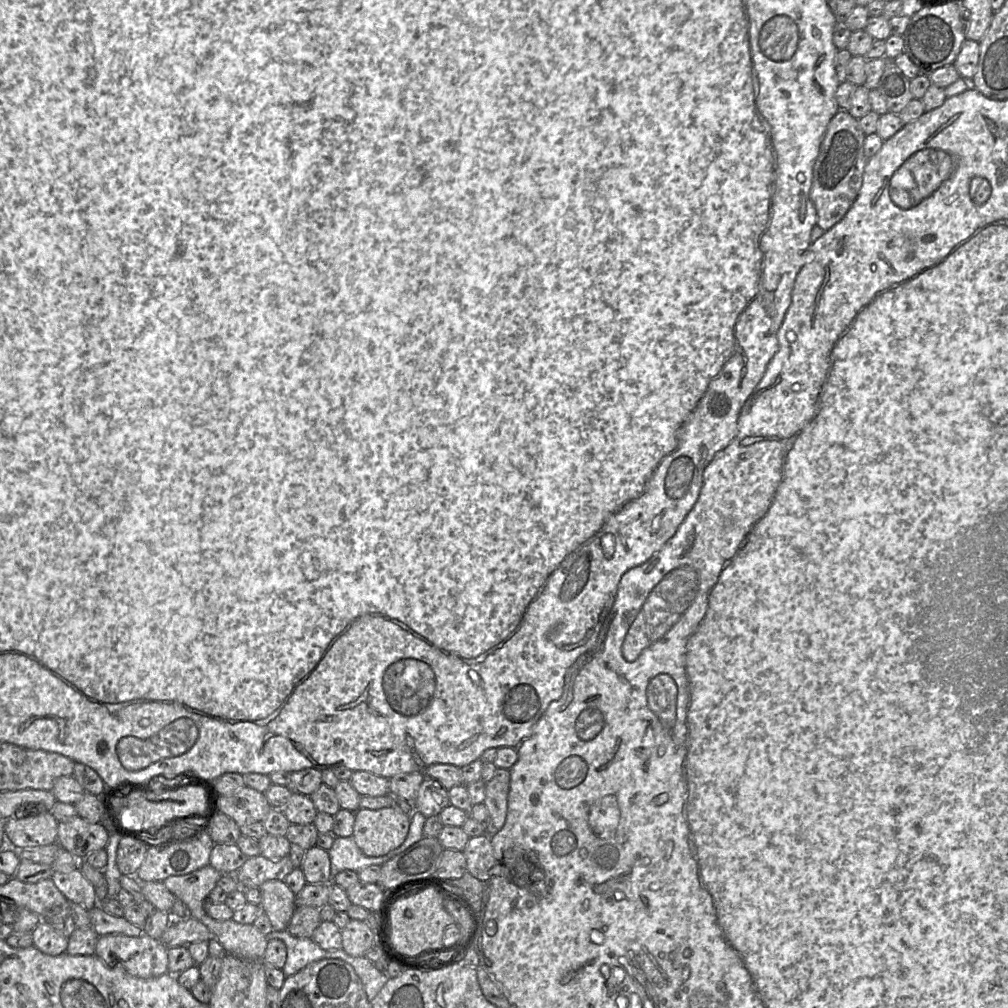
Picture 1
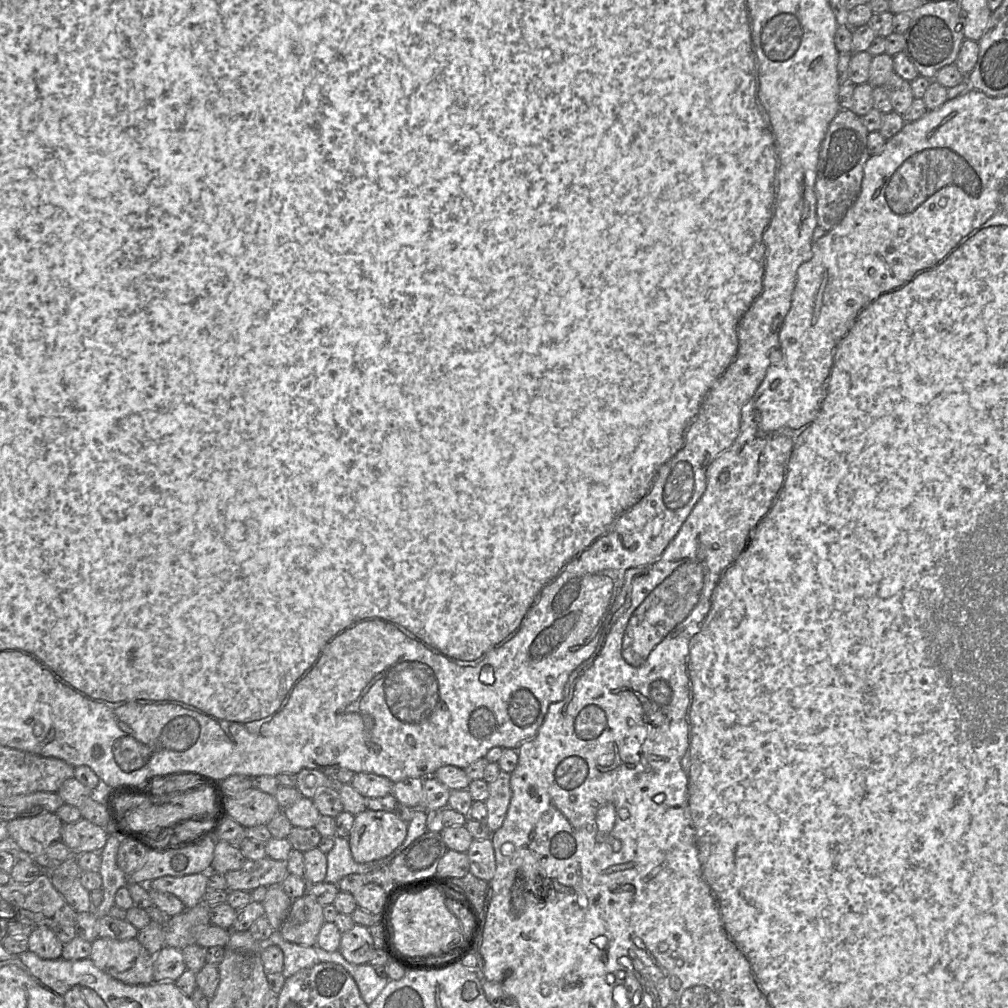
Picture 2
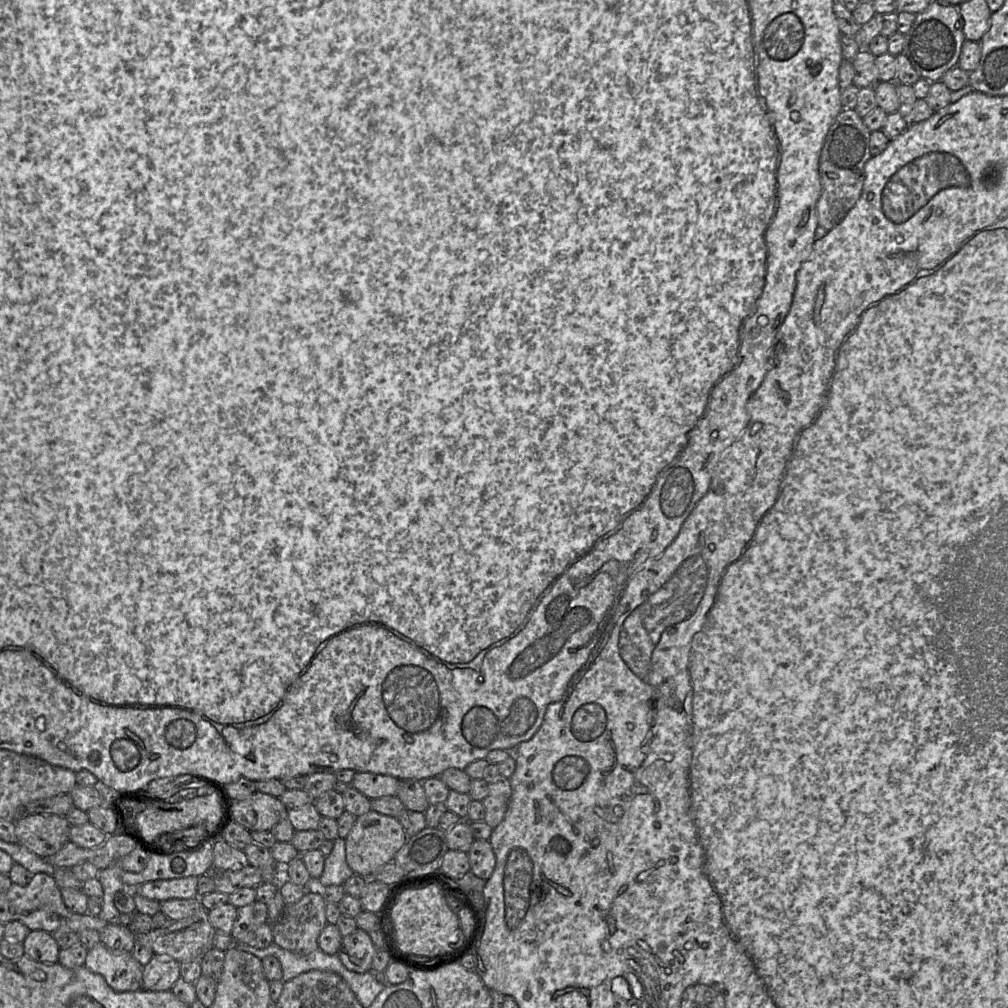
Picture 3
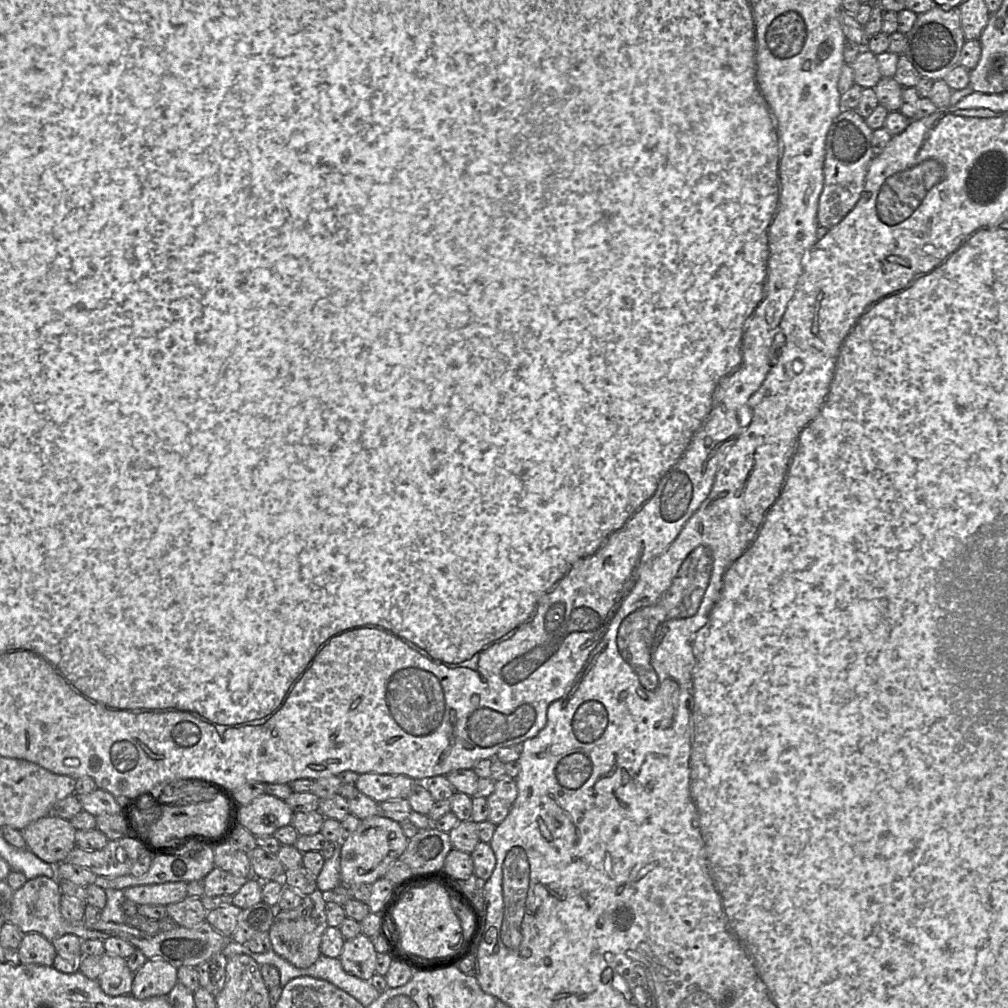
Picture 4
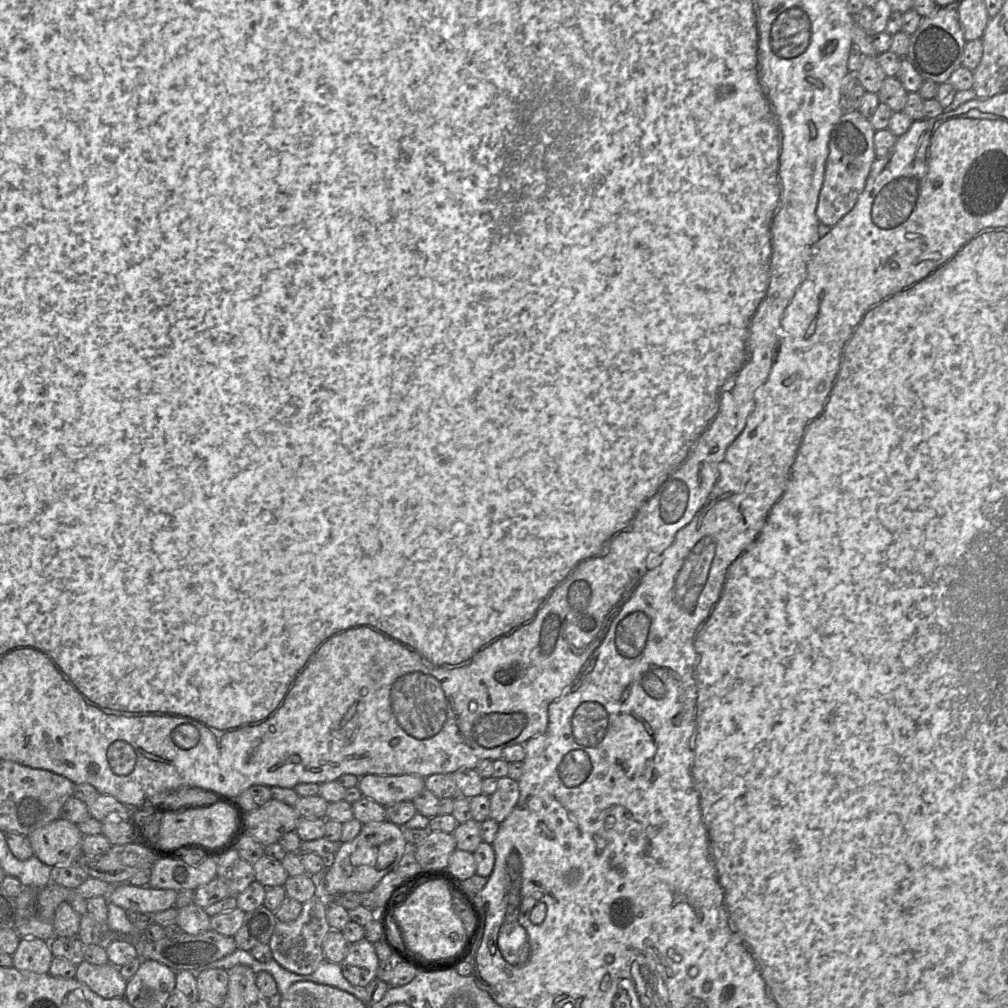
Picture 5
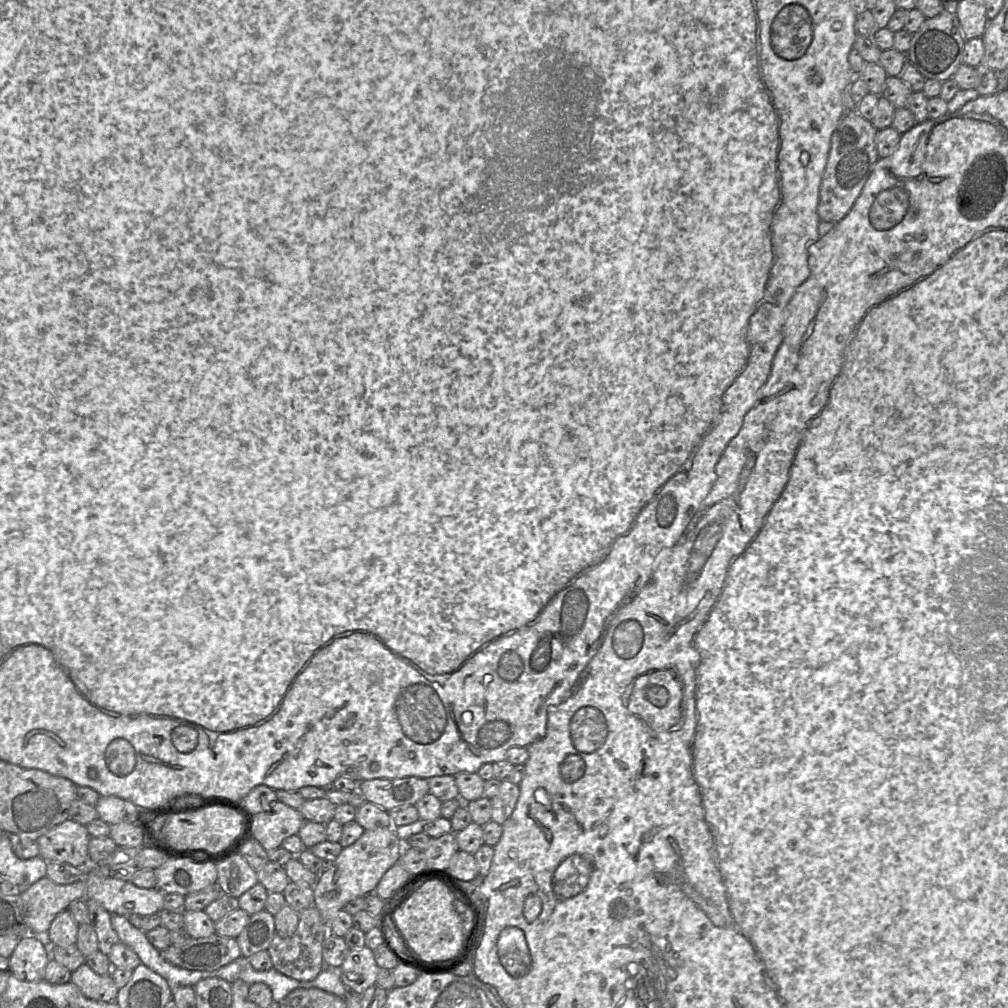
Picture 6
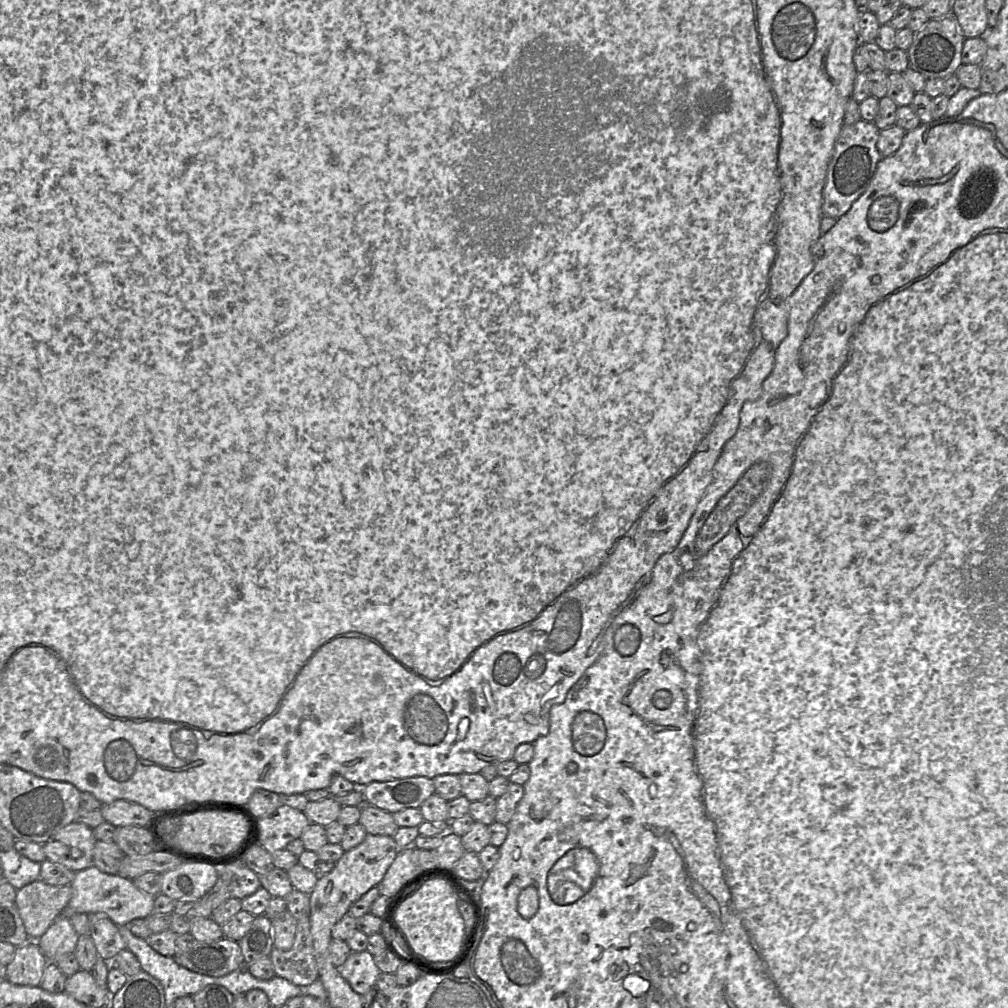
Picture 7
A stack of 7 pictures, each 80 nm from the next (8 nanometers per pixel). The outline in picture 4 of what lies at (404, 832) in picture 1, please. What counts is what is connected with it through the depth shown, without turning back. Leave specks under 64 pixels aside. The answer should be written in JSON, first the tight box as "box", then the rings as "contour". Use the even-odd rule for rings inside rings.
{"box":[341,815,408,886],"contour":[[[380,815],[361,820],[357,830],[341,842],[341,884],[345,886],[372,885],[384,878],[387,869],[404,853],[408,839],[400,823]]]}

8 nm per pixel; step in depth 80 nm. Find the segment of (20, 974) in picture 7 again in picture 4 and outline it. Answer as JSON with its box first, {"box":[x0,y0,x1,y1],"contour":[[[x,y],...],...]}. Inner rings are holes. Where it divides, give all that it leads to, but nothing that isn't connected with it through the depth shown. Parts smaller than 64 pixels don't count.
{"box":[18,933,57,966],"contour":[[[38,933],[23,936],[18,955],[22,964],[52,966],[57,952],[51,941]]]}

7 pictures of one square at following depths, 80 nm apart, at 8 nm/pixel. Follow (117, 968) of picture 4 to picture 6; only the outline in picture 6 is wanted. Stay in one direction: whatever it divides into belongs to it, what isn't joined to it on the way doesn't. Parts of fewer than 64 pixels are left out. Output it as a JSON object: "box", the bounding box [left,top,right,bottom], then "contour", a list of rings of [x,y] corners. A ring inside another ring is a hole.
{"box":[70,963,119,1002],"contour":[[[86,963],[72,972],[70,982],[76,985],[85,997],[97,1002],[115,1001],[119,990],[110,974],[98,975]]]}

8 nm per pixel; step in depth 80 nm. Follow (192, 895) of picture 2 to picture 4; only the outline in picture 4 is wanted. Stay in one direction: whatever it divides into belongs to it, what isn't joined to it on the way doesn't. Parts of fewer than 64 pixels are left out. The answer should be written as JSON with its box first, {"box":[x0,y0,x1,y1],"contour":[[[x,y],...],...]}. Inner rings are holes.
{"box":[123,882,187,905],"contour":[[[187,882],[137,885],[123,890],[124,897],[137,905],[176,903],[187,897]]]}

